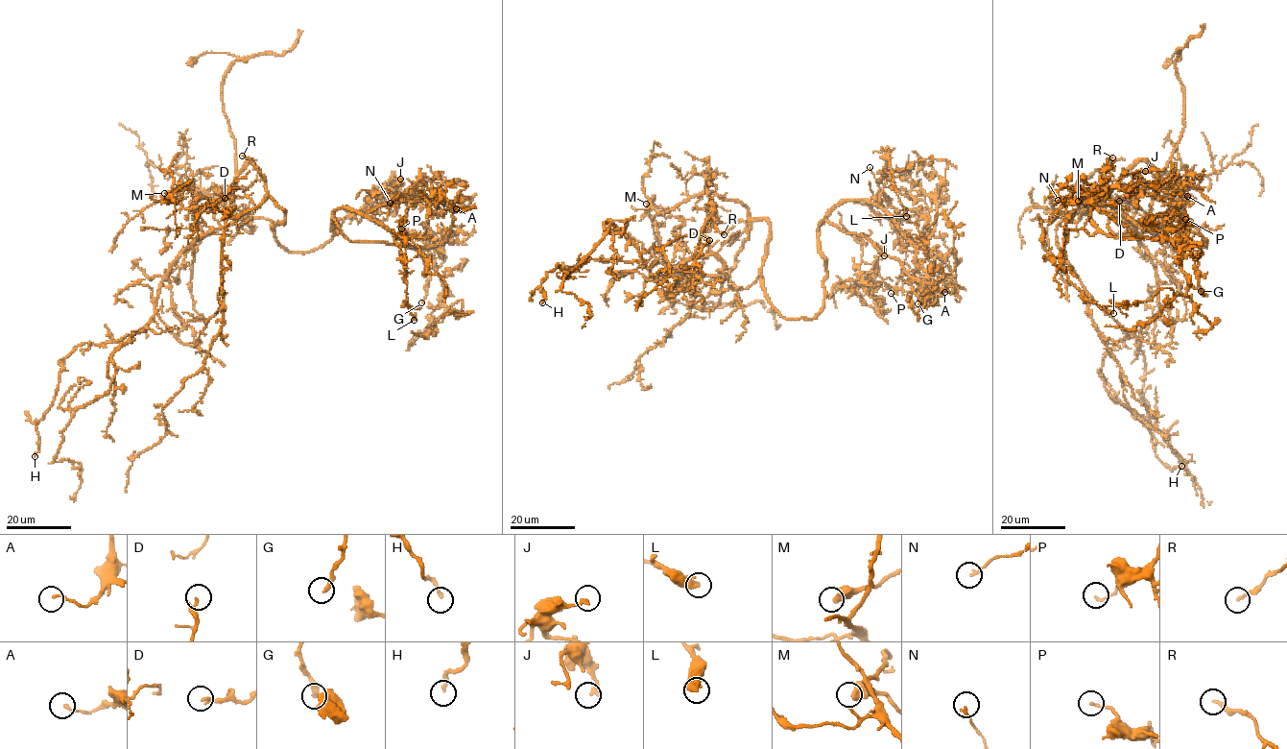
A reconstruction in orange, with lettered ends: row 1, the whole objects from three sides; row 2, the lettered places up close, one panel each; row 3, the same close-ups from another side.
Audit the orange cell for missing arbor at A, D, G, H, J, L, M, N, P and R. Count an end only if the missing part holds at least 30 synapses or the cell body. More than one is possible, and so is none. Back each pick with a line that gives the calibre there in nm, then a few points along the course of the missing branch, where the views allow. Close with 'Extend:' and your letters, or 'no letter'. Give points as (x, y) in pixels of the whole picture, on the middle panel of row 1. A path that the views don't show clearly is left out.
Extend: no letter

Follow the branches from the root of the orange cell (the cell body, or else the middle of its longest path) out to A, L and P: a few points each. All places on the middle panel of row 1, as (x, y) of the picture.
A: (761, 277), (782, 316), (812, 319), (819, 224), (856, 201), (906, 237), (941, 236), (956, 263), (944, 292)
L: (761, 277), (782, 316), (812, 319), (826, 276), (819, 224), (843, 202), (878, 205), (889, 160), (906, 216)
P: (761, 277), (782, 316), (812, 319), (819, 224), (869, 200), (916, 251), (891, 293)

